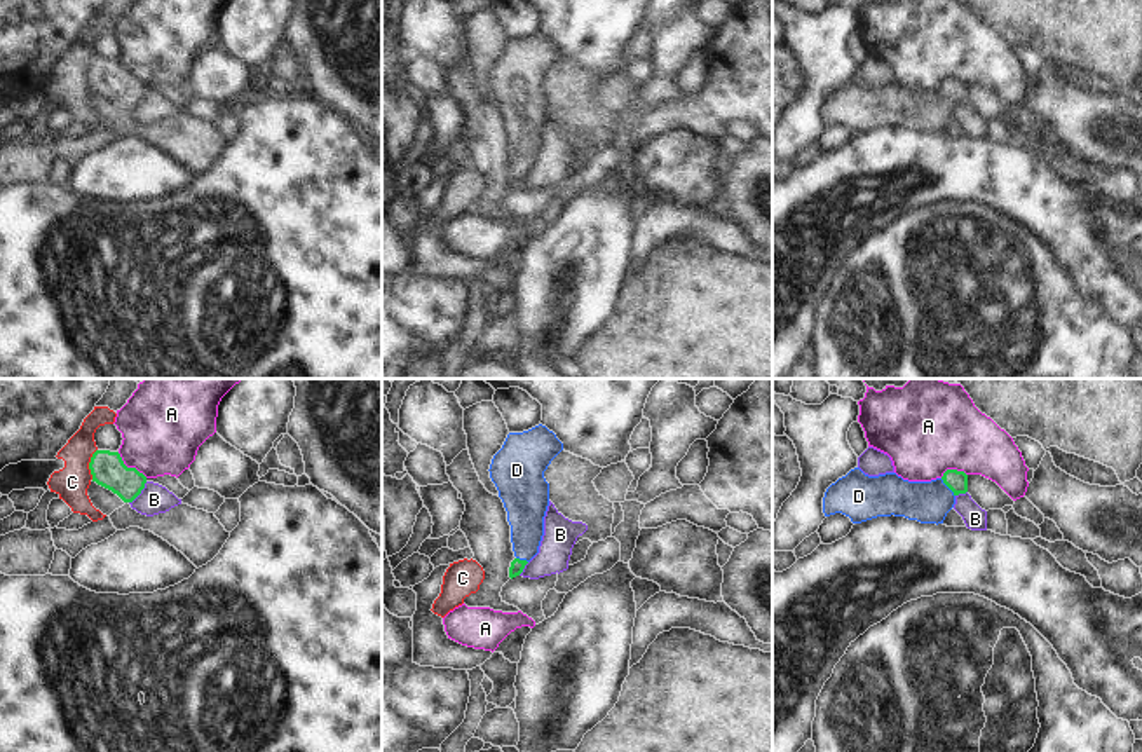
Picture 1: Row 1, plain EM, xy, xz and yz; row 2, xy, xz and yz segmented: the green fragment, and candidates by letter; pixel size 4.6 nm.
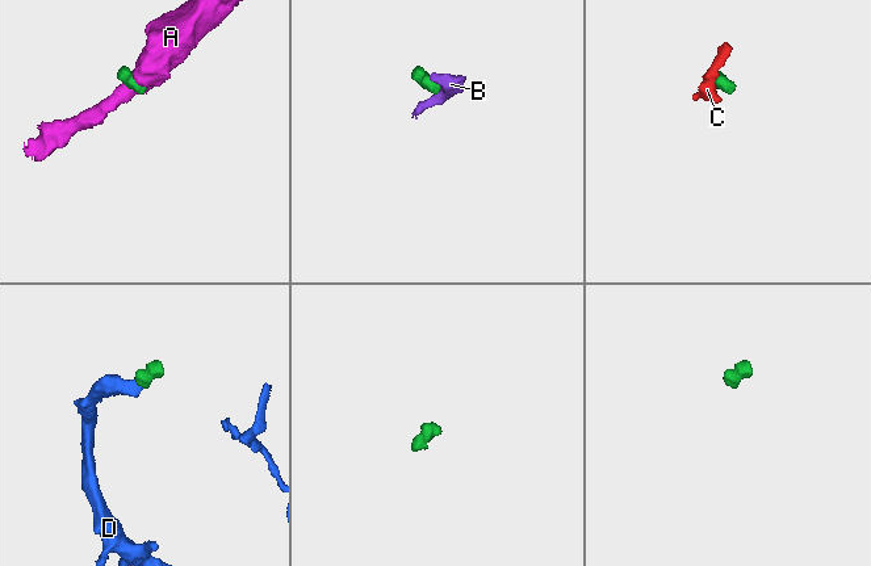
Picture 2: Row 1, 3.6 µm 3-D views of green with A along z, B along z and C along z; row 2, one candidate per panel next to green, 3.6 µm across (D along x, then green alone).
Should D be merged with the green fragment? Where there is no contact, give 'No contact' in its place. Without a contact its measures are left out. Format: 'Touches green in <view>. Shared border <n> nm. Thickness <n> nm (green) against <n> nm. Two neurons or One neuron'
Touches green in yz. Shared border 110 nm. Thickness 100 nm (green) against 190 nm. One neuron.

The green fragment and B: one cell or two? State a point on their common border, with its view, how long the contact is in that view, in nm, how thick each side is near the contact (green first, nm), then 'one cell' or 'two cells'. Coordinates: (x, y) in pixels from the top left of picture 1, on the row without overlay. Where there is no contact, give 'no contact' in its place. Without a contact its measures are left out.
meets green in xy at (140, 102); contact 130 nm long; 160 nm thick on the green side, 140 nm on the other; two cells

